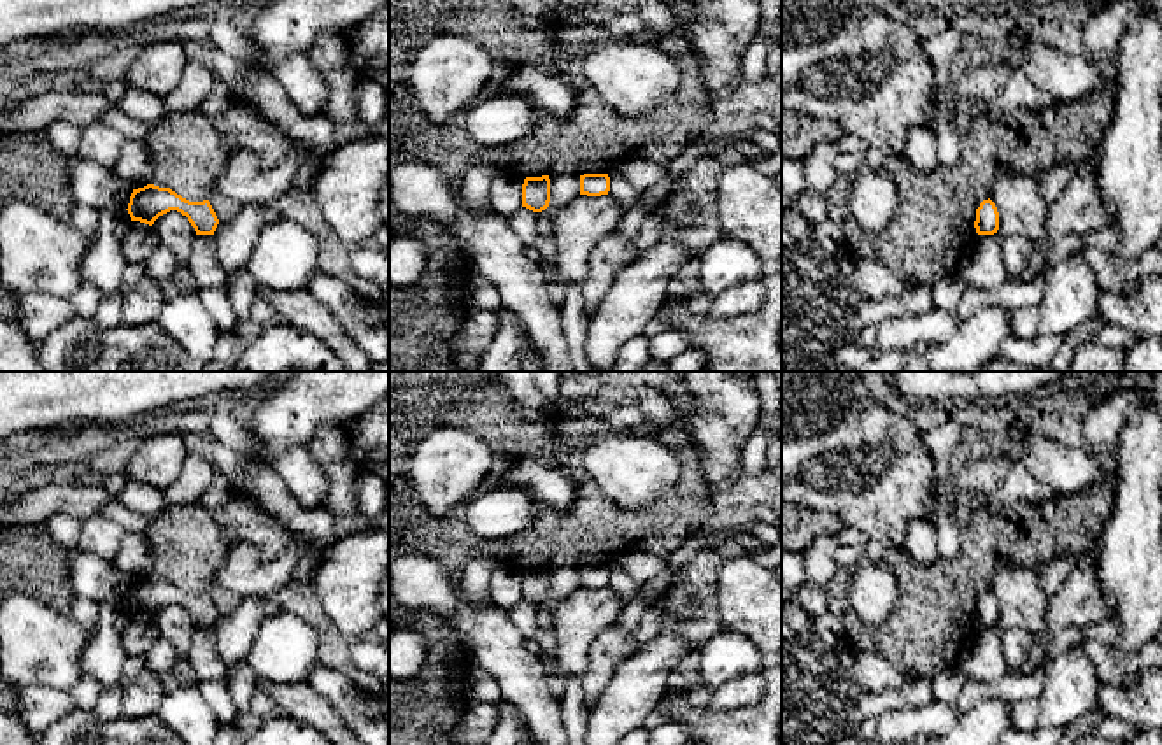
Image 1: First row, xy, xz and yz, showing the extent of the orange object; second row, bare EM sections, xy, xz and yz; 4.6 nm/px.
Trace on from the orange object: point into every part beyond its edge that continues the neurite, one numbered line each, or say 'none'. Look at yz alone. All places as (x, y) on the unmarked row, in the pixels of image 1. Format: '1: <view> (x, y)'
none

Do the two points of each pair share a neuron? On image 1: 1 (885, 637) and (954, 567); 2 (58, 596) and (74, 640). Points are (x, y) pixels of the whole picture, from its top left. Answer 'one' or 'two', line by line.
1: one
2: two

